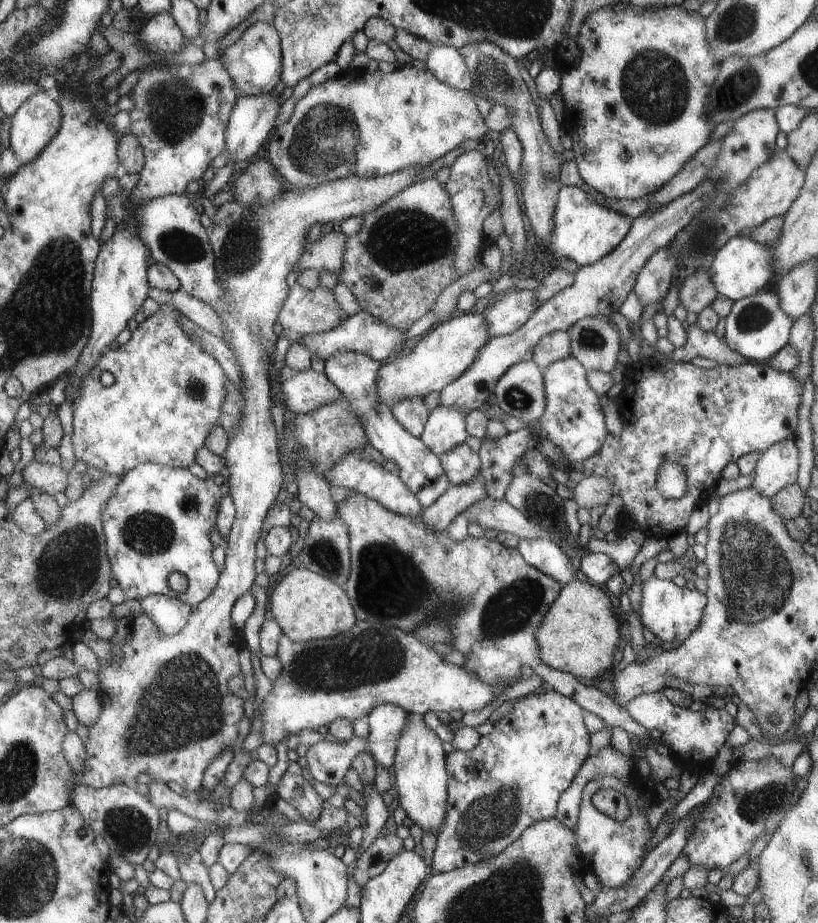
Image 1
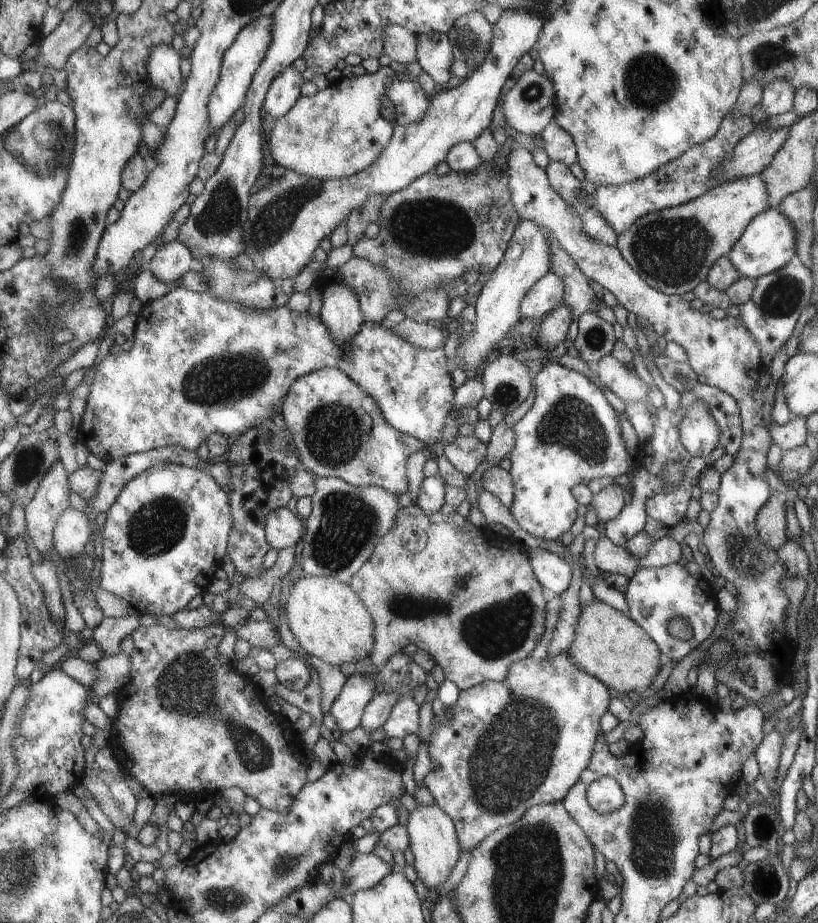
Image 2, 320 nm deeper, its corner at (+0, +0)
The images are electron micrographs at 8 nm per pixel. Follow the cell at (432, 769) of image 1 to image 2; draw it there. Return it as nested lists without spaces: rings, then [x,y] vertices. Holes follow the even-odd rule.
[[[439,804],[433,806],[417,806],[409,814],[408,829],[410,832],[410,848],[415,858],[415,870],[417,876],[430,890],[436,893],[447,882],[451,872],[455,870],[459,858],[461,858],[460,837],[456,829],[455,821],[449,813],[446,813]]]

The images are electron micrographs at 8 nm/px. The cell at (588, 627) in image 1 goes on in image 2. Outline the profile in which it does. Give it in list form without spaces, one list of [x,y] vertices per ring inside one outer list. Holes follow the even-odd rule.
[[[595,598],[580,610],[573,642],[567,648],[568,655],[581,670],[624,694],[647,690],[659,670],[659,651],[656,641],[627,613]]]

